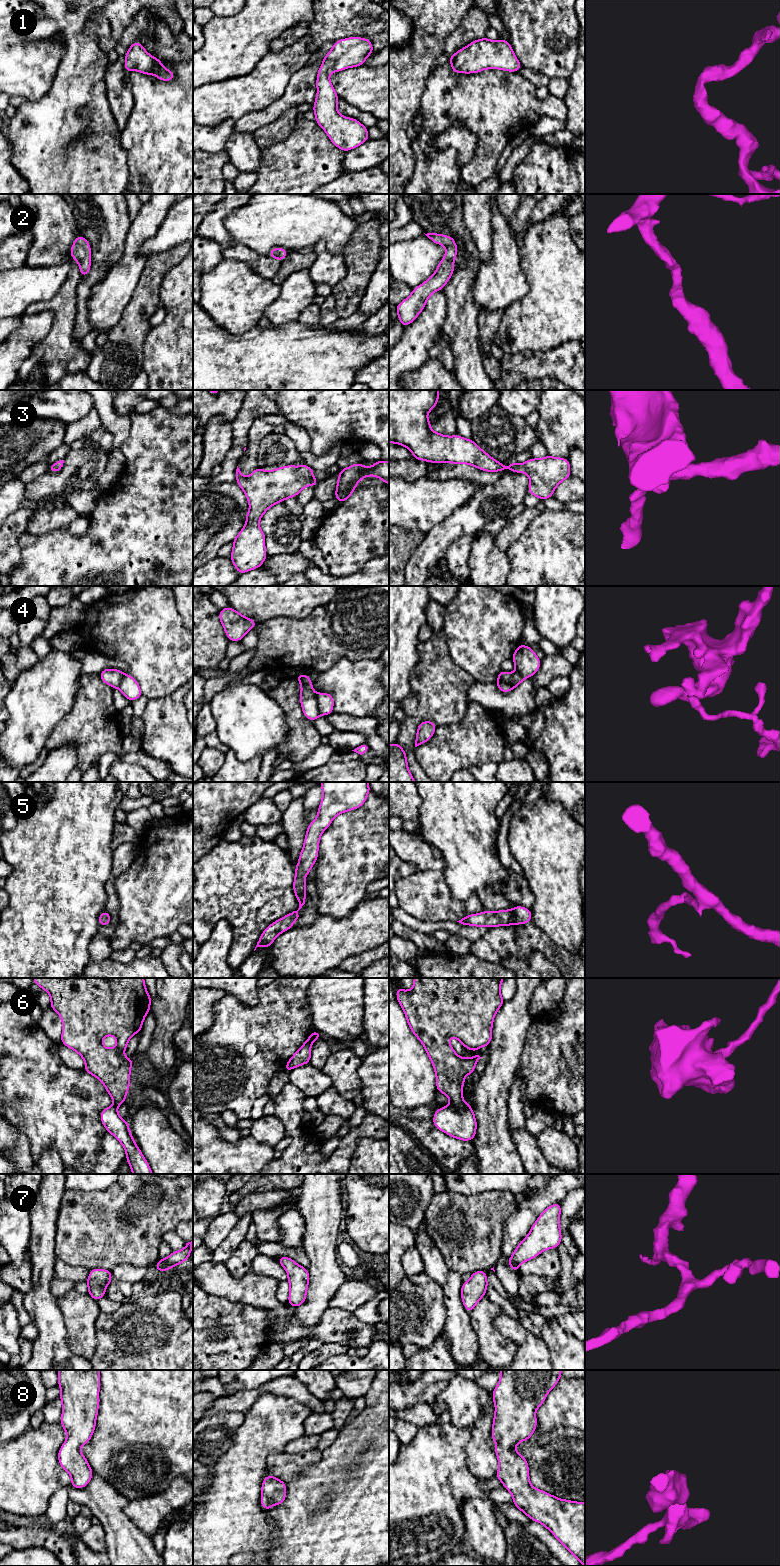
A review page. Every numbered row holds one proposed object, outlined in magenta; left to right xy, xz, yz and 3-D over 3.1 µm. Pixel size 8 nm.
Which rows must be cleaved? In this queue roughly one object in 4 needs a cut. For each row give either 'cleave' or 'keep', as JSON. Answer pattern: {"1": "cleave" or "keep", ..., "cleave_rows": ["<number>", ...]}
{"1": "keep", "2": "keep", "3": "keep", "4": "cleave", "5": "keep", "6": "cleave", "7": "keep", "8": "keep", "cleave_rows": ["4", "6"]}

